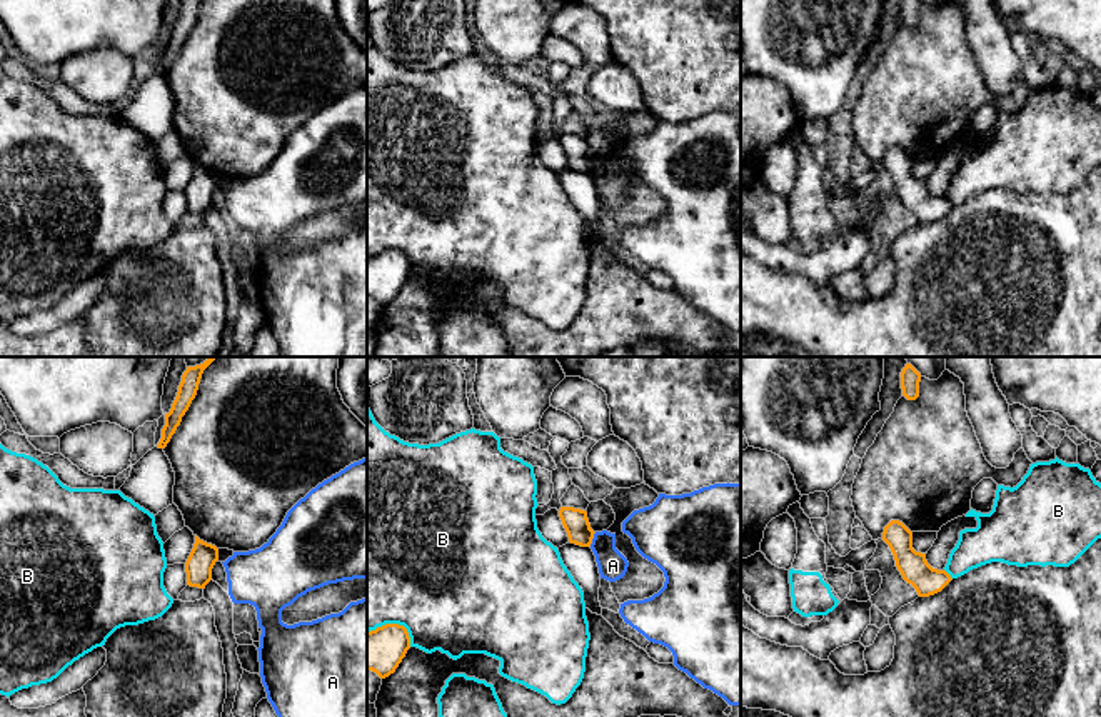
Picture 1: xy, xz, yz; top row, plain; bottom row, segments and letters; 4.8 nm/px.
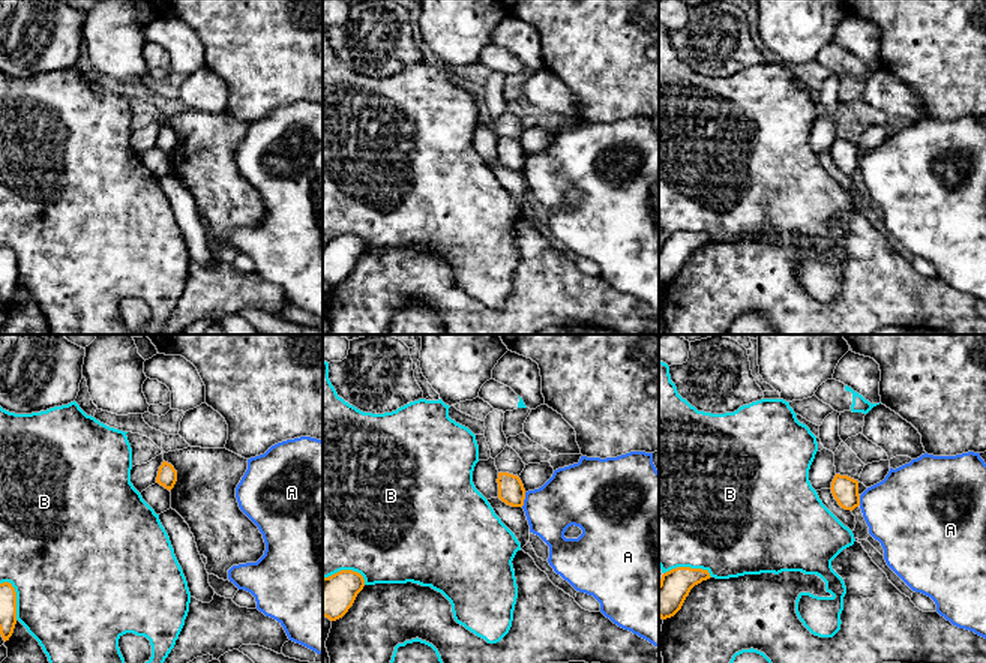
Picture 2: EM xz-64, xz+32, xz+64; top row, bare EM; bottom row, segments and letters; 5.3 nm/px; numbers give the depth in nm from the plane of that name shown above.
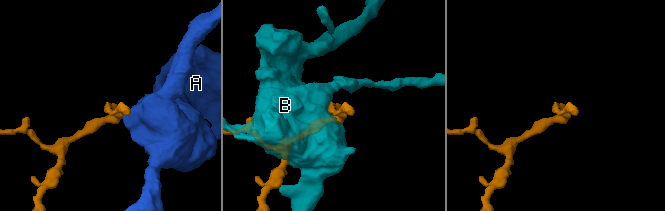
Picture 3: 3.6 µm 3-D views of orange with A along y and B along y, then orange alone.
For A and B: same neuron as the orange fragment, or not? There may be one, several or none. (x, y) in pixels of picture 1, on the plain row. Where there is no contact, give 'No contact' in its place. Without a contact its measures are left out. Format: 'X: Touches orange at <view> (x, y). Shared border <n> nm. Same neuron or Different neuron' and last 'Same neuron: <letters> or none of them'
A: Touches orange at xz (593, 164). Shared border 80 nm. Different neuron
B: Touches orange at xz (396, 250). Shared border 220 nm. Different neuron
Same neuron: none of them

